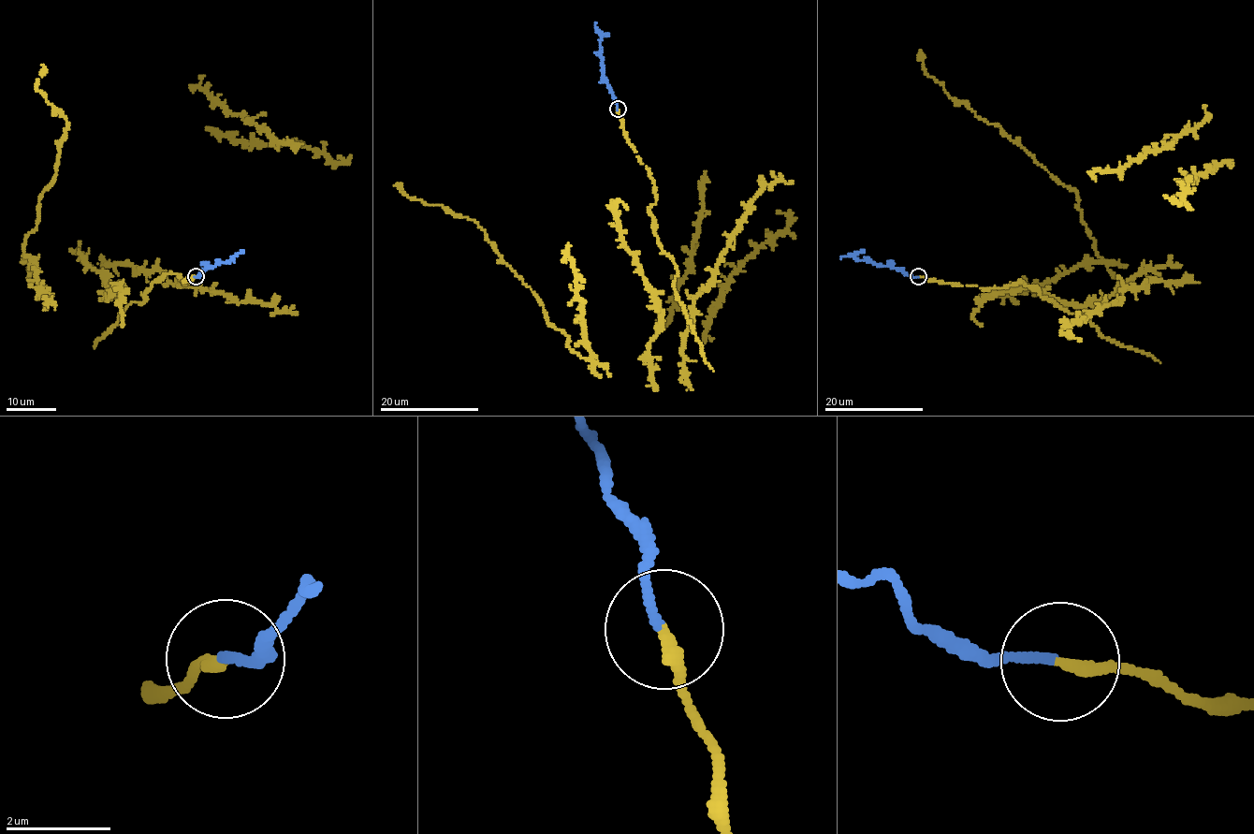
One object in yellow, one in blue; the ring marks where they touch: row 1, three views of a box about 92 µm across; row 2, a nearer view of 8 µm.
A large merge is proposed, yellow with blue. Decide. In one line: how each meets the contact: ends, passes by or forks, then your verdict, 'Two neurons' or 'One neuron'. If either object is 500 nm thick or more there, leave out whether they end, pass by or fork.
At the ring yellow ends. At the ring blue ends. Two neurons

